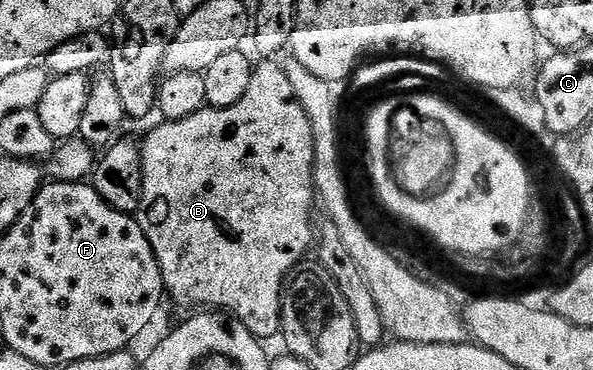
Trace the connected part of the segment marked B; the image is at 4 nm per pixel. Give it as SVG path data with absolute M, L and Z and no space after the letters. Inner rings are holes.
M263 60L252 69L251 79L249 80L249 89L246 90L245 96L241 96L241 100L237 100L237 104L233 104L229 108L204 108L193 112L193 116L185 116L185 120L177 120L176 122L168 122L166 120L160 121L160 126L156 130L151 130L147 134L147 139L142 139L141 149L143 152L143 195L141 196L141 204L137 211L137 217L141 228L145 232L145 236L149 240L149 244L153 248L153 252L157 256L159 261L159 267L161 268L161 276L163 277L163 285L166 293L175 302L180 302L183 306L195 306L191 308L218 308L223 312L230 312L239 321L245 324L245 328L249 328L249 332L254 338L260 340L268 340L278 335L281 331L281 304L283 303L283 283L287 281L287 274L290 270L298 266L300 262L304 261L308 257L307 254L307 241L309 243L313 238L313 222L311 224L311 209L317 206L317 195L315 193L315 179L313 177L313 171L315 168L315 145L313 144L313 128L311 127L311 121L309 116L305 116L305 108L301 108L301 104L295 98L293 92L293 84L289 84L289 76L286 69L282 65L278 66L278 61L275 60Z

